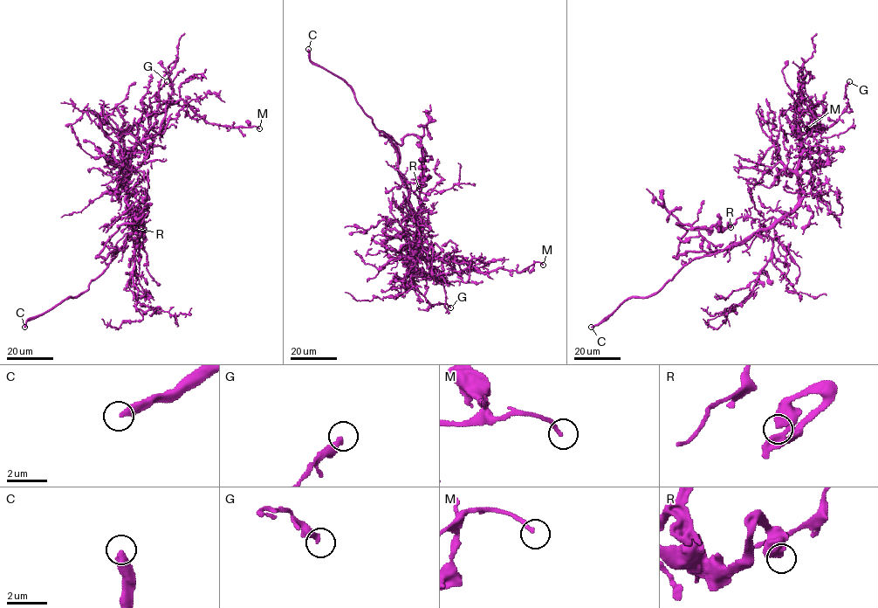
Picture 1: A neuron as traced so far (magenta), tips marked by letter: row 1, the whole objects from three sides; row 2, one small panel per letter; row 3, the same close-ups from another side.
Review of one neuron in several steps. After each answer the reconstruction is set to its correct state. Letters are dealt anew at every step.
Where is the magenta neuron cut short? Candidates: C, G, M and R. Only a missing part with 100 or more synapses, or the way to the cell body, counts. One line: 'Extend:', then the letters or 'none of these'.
Extend: C

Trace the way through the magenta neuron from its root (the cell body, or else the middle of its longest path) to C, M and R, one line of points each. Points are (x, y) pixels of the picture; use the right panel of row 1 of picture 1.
C: (778, 219), (737, 243), (710, 255), (695, 257), (659, 291), (646, 297), (629, 297), (610, 315), (591, 327)
M: (778, 219), (799, 200), (802, 140), (796, 112), (804, 100), (814, 115), (813, 127), (806, 128)
R: (778, 219), (719, 251), (688, 251), (674, 257), (686, 231), (675, 224), (709, 229), (729, 224), (730, 227)

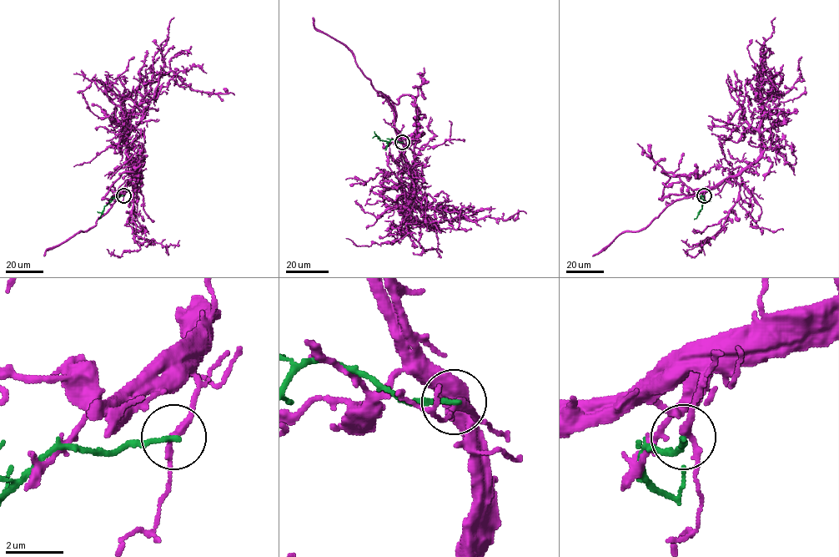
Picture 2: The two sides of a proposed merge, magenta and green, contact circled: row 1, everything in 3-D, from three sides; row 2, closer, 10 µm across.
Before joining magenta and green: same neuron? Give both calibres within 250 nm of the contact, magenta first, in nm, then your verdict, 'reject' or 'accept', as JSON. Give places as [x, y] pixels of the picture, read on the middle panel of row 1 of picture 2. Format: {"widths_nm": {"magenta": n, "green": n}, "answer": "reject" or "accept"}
{"widths_nm": {"magenta": 220, "green": 180}, "answer": "reject"}

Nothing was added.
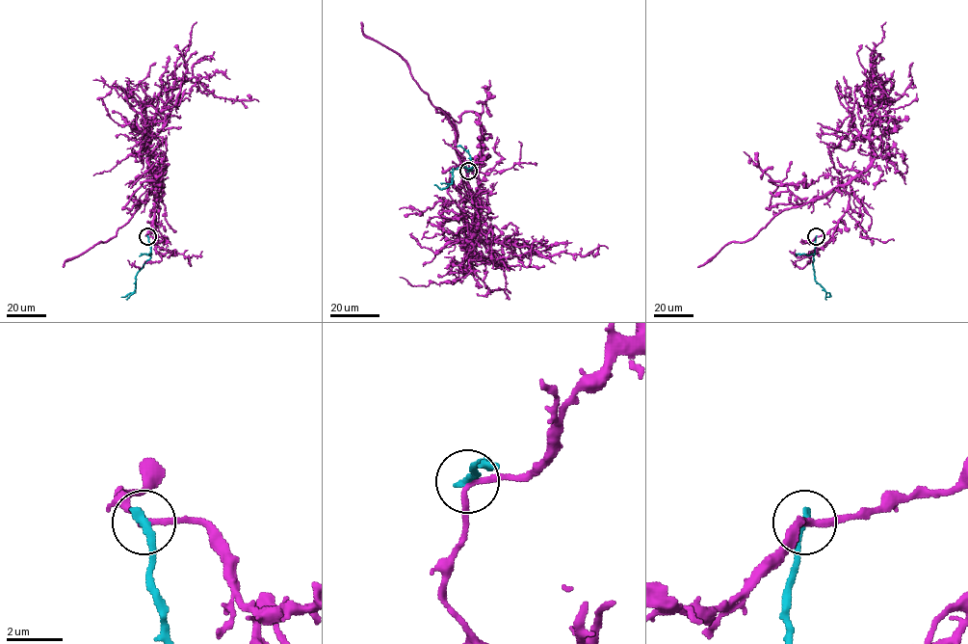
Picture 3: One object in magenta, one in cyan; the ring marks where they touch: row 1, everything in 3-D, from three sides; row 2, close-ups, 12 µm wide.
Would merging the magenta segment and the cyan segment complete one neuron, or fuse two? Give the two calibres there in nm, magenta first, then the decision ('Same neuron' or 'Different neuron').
Thickness 200 nm (magenta) against 300 nm. Different neuron

